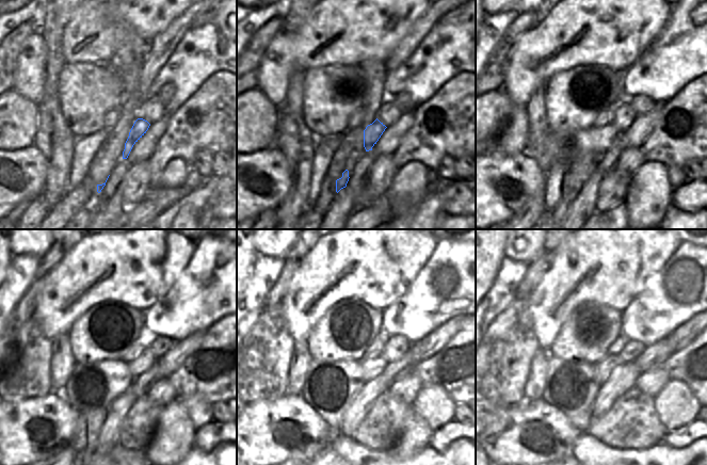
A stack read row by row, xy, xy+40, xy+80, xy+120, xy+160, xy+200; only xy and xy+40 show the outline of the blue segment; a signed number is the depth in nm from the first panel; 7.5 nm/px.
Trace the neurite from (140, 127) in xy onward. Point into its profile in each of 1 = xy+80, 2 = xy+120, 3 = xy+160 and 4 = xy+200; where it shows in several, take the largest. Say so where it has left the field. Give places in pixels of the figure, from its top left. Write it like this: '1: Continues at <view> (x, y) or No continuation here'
1: Continues at xy+80 (578, 148)
2: Continues at xy+120 (91, 388)
3: Continues at xy+160 (330, 388)
4: Continues at xy+200 (571, 386)

